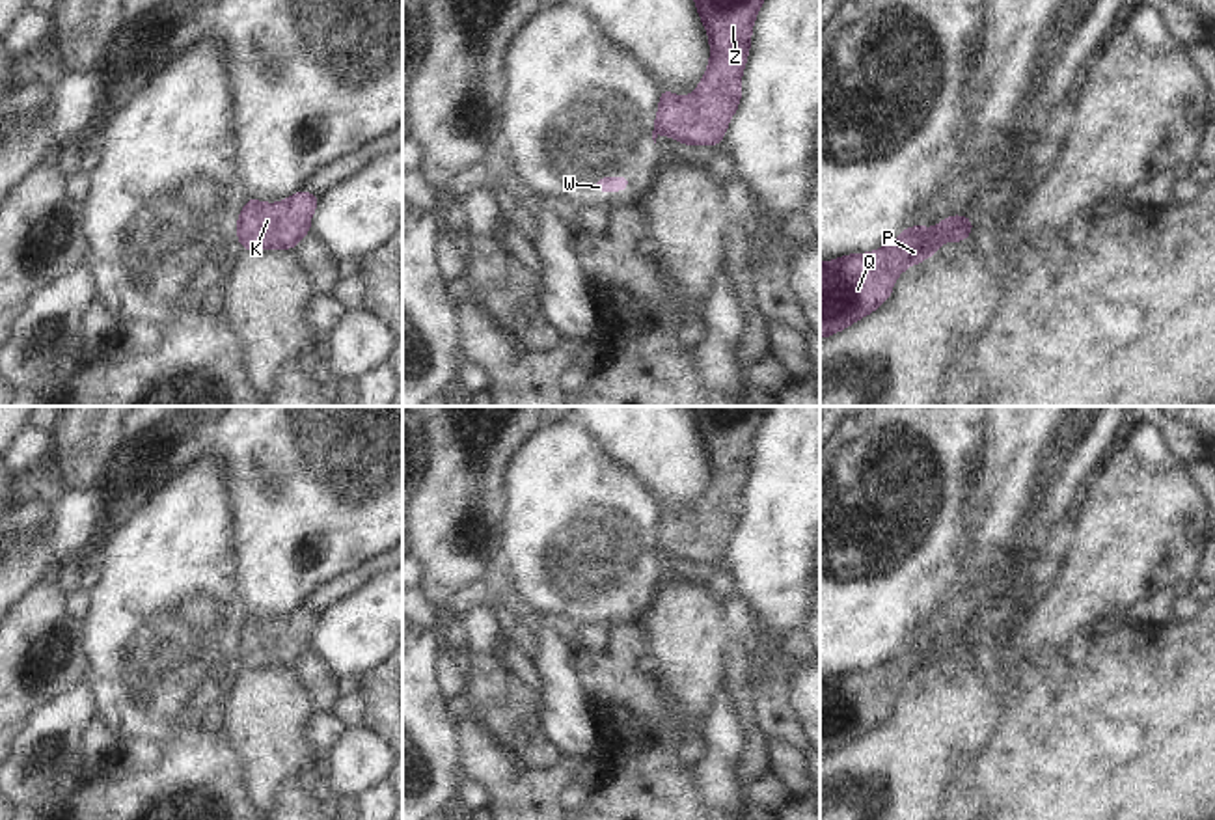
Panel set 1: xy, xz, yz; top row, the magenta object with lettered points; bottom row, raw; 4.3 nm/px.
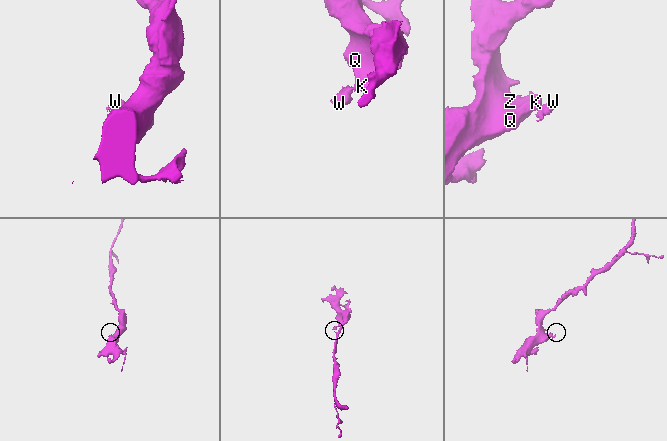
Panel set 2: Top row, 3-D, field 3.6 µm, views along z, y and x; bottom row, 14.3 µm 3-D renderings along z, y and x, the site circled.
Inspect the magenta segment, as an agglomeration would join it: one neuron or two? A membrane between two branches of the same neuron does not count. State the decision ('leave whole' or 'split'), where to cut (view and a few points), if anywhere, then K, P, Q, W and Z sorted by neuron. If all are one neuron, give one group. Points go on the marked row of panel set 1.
split; cut in yz along (960, 217), (969, 230); K P Q Z / W

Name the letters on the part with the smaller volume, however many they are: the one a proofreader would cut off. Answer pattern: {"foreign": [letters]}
{"foreign": ["W"]}

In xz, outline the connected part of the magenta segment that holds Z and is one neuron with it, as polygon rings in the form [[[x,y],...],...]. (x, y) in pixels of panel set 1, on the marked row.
[[[693,0],[710,41],[703,80],[688,97],[660,88],[656,132],[678,144],[719,145],[742,99],[753,22],[764,0]]]

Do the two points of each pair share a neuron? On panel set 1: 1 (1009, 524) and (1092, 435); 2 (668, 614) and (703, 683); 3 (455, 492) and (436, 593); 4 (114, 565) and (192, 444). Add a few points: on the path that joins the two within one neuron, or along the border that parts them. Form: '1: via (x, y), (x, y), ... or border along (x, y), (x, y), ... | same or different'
1: via (1031, 504), (1046, 491), (1046, 481), (1070, 457) | same
2: via (684, 630), (690, 666) | same
3: via (455, 517), (450, 528), (448, 569) | same
4: border along (205, 455), (176, 472), (144, 502) | different

